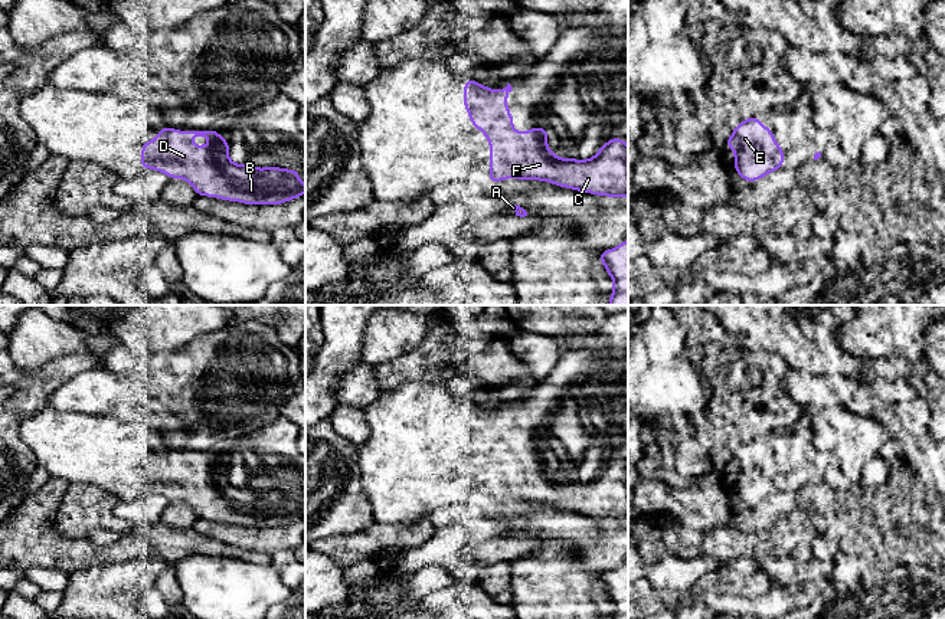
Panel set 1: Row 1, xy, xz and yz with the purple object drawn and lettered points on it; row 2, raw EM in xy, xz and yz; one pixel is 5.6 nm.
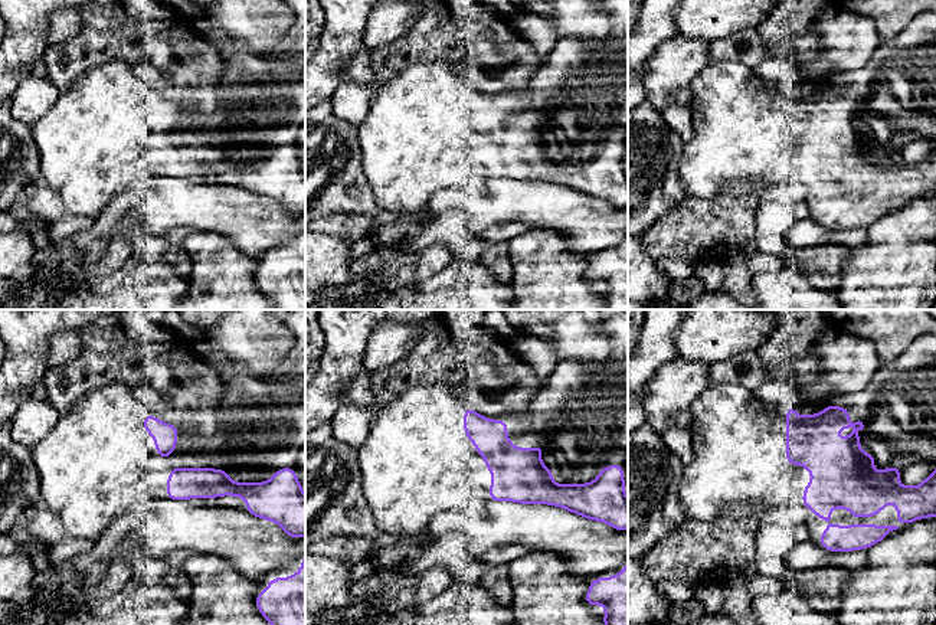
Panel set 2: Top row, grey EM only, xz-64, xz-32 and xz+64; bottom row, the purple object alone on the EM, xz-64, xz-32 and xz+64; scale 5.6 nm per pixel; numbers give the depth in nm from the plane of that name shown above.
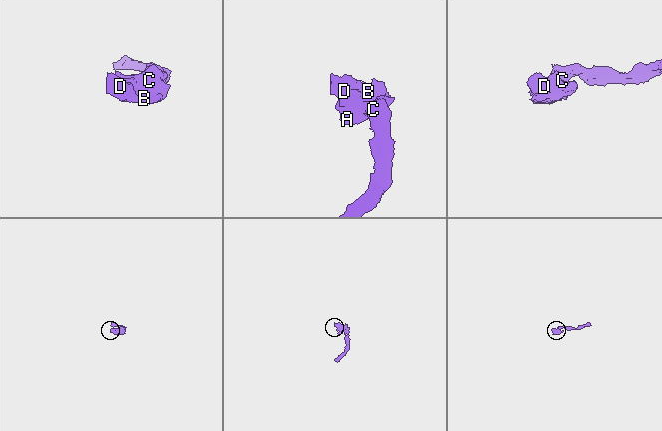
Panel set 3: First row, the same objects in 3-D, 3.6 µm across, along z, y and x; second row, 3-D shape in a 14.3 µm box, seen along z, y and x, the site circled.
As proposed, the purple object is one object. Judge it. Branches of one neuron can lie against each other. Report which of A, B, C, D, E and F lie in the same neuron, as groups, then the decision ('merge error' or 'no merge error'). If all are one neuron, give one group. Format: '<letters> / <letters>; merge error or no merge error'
A B C D E F; no merge error

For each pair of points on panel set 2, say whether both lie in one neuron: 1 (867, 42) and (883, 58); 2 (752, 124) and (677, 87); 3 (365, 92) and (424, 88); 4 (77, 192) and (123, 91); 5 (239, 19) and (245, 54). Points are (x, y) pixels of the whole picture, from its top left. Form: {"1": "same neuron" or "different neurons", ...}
{"1": "different neurons", "2": "different neurons", "3": "different neurons", "4": "same neuron", "5": "different neurons"}

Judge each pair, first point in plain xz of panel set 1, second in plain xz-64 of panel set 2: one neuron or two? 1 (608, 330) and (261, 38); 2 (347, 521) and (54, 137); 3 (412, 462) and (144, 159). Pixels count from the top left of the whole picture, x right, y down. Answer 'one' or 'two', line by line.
1: two
2: two
3: one

